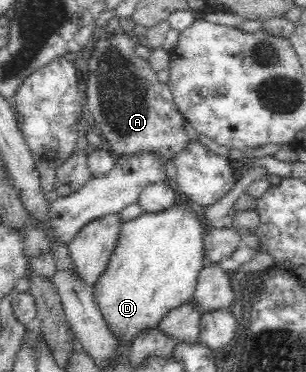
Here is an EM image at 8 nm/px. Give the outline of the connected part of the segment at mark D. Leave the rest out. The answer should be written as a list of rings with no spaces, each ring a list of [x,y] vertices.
[[[177,200],[173,205],[169,206],[167,210],[161,210],[161,212],[142,212],[138,217],[128,221],[123,221],[121,225],[120,237],[117,246],[114,248],[110,261],[103,271],[103,274],[97,279],[97,282],[93,285],[95,302],[98,302],[99,309],[106,320],[107,326],[111,329],[111,332],[116,338],[122,338],[124,342],[133,340],[133,336],[145,328],[155,328],[158,322],[163,319],[171,310],[175,307],[179,307],[184,303],[191,302],[194,297],[194,290],[196,289],[196,278],[198,272],[205,266],[204,264],[204,246],[203,237],[208,226],[204,218],[199,218],[199,214],[191,207],[191,202],[188,200]]]

